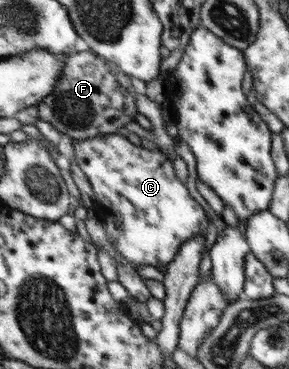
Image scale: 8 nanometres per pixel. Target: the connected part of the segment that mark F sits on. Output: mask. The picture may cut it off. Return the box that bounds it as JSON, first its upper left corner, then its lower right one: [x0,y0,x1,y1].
[36,51,137,142]

